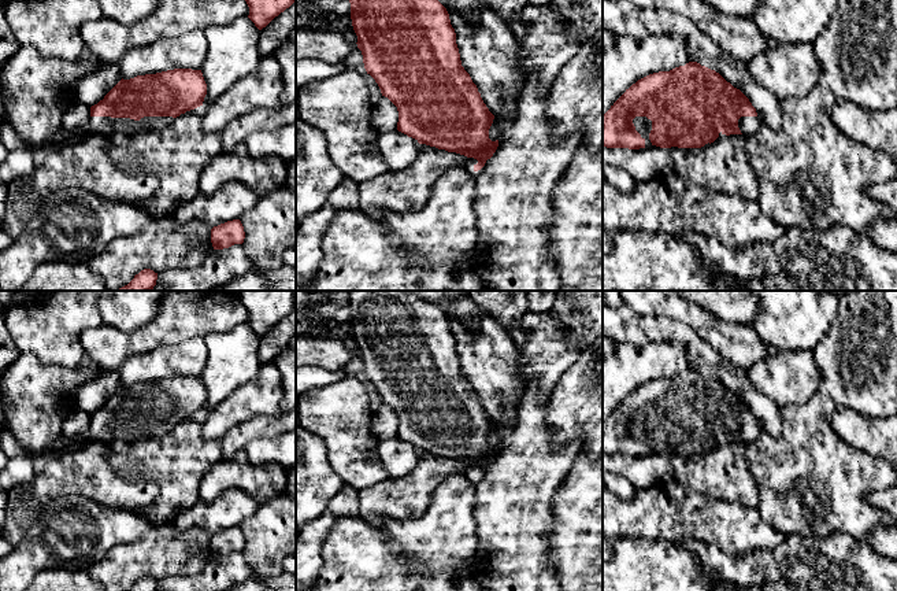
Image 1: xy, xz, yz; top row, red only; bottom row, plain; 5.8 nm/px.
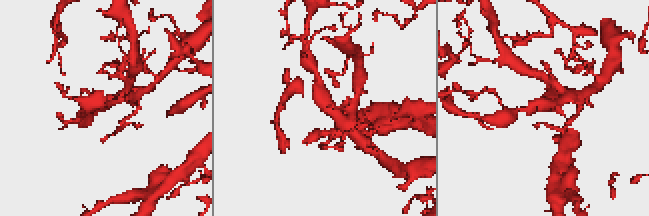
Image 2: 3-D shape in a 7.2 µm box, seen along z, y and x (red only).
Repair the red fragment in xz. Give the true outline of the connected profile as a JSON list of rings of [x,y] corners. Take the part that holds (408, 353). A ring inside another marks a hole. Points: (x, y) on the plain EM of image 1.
[[[349,291],[348,307],[364,376],[397,414],[397,437],[419,451],[474,465],[474,479],[481,477],[498,454],[489,446],[494,422],[462,373],[446,315],[411,291]]]

